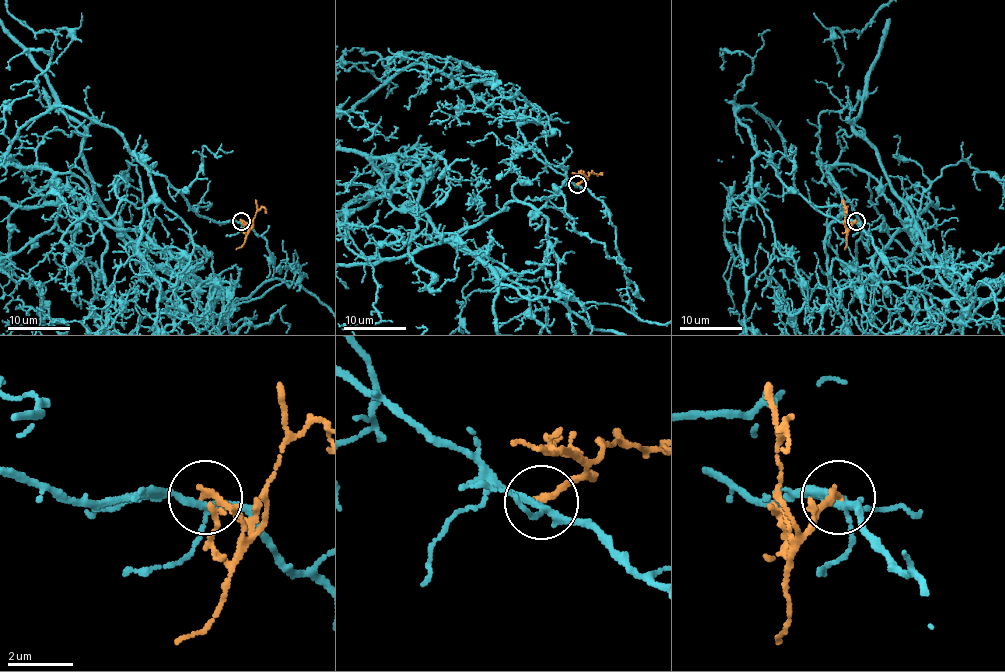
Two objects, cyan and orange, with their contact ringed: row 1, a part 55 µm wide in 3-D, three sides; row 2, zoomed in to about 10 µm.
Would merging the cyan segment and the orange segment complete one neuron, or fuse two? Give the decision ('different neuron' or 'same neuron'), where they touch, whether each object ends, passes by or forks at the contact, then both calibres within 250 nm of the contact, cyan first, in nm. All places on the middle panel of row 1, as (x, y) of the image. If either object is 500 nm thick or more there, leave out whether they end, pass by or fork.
different neuron; place (577, 184); cyan forks; orange ends; calibres 180 and 200 nm

